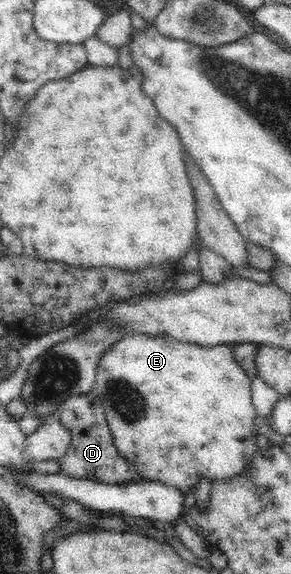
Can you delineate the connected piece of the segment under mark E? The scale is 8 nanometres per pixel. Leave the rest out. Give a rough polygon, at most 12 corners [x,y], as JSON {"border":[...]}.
{"border":[[129,334],[92,393],[114,447],[187,495],[256,455],[233,345]]}

